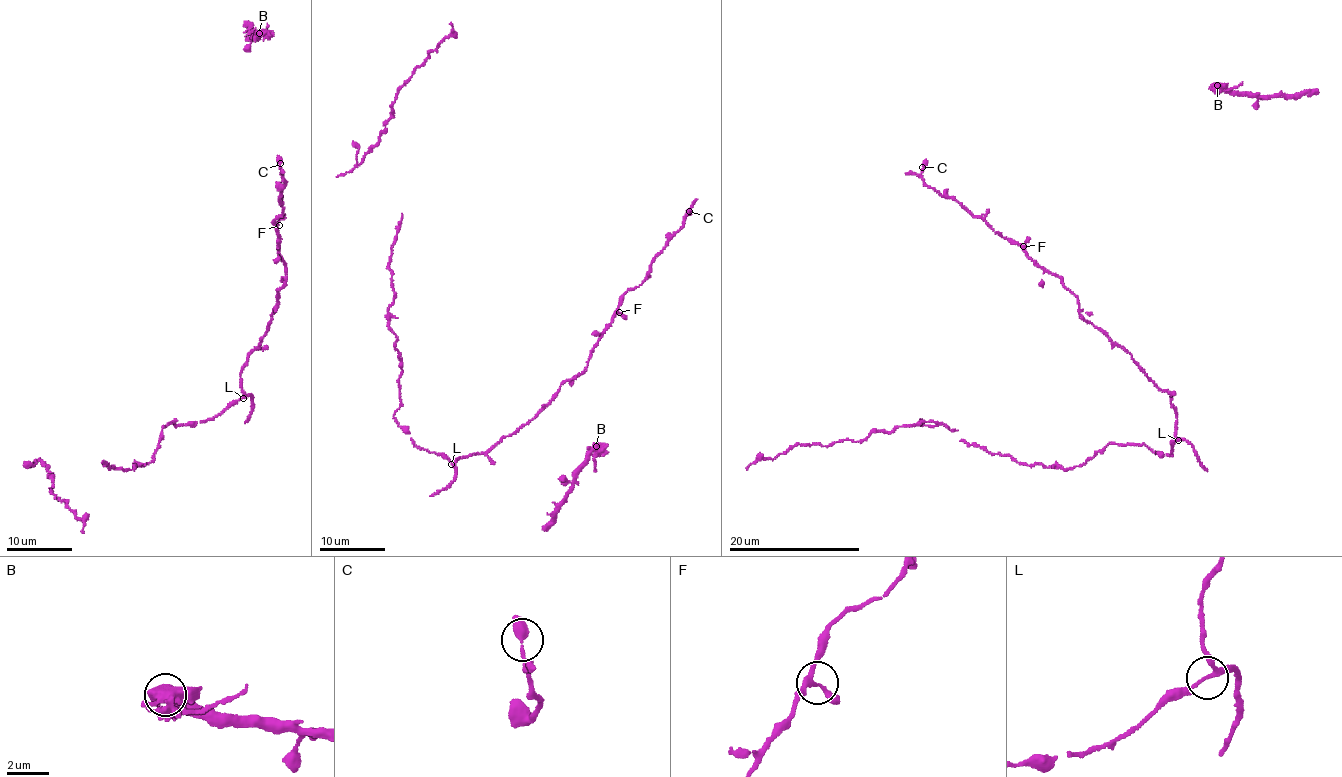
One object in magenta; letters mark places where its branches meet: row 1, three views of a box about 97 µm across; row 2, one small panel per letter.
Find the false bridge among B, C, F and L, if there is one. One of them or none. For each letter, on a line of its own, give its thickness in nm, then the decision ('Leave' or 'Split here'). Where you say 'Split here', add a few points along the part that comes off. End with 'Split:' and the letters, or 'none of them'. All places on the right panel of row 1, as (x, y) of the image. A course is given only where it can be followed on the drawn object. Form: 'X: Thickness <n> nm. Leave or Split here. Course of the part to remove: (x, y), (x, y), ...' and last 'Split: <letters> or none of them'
B: Thickness 550 nm. Split here. Course of the part to remove: (1217, 85), (1231, 89), (1242, 81)
C: Thickness 360 nm. Leave
F: Thickness 200 nm. Leave
L: Thickness 190 nm. Leave
Split: B

